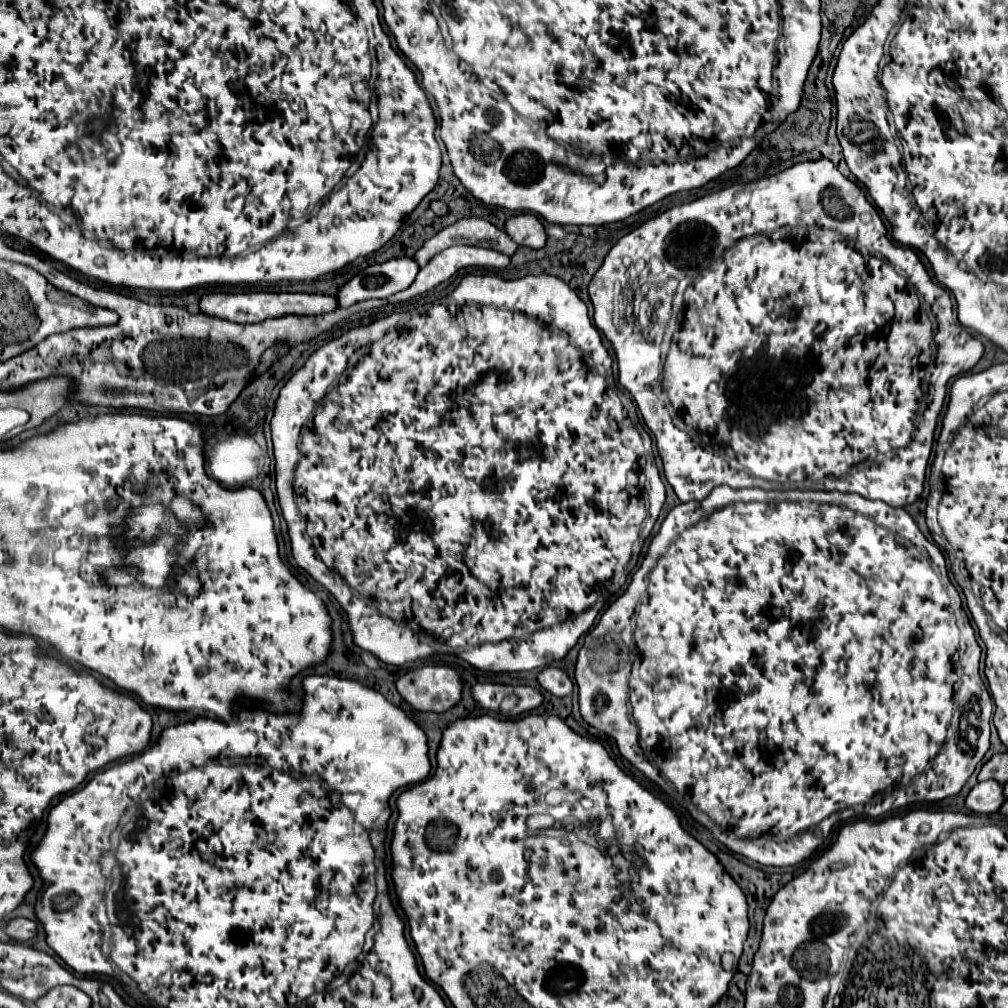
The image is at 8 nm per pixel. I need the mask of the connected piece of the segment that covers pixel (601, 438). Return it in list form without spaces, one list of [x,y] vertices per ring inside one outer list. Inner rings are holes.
[[[468,273],[459,283],[459,287],[447,295],[447,301],[431,305],[427,311],[413,311],[413,313],[393,313],[389,317],[376,318],[367,325],[353,327],[339,338],[326,342],[319,351],[315,351],[307,363],[283,385],[279,399],[275,401],[275,415],[271,419],[271,435],[273,435],[273,447],[275,447],[275,477],[277,477],[277,497],[281,505],[281,513],[289,525],[289,537],[291,537],[291,549],[293,557],[299,567],[303,567],[315,581],[319,581],[325,589],[329,589],[335,599],[339,601],[341,609],[349,615],[351,631],[355,637],[355,643],[373,655],[377,655],[387,665],[403,665],[421,657],[429,657],[433,653],[451,653],[457,655],[477,669],[483,671],[531,671],[537,667],[545,667],[553,661],[561,661],[569,649],[579,641],[583,633],[587,633],[599,611],[605,607],[609,597],[613,597],[627,579],[628,574],[638,562],[639,554],[645,540],[650,536],[666,500],[665,485],[661,483],[659,471],[655,467],[655,457],[651,451],[651,437],[645,431],[645,427],[639,423],[637,409],[635,419],[625,409],[619,391],[613,383],[613,371],[611,371],[611,357],[601,341],[601,335],[597,333],[597,327],[591,323],[587,305],[577,297],[577,293],[563,283],[561,279],[552,275],[526,275],[515,281],[505,281],[496,274]]]

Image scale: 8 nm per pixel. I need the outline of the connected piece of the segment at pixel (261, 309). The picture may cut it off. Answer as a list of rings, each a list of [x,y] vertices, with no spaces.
[[[211,293],[203,295],[199,303],[201,311],[211,317],[223,317],[233,323],[259,323],[271,317],[285,317],[285,315],[323,315],[335,311],[337,301],[333,295],[311,295],[311,293]]]

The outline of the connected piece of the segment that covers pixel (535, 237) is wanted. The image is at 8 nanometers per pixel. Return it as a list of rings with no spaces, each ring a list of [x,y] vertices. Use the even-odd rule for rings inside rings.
[[[519,213],[509,217],[505,223],[505,231],[515,243],[531,249],[543,249],[547,243],[547,233],[541,221],[531,213]]]

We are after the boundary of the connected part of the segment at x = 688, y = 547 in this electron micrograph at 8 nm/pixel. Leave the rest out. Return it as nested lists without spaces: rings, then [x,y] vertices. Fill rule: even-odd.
[[[719,487],[707,499],[703,499],[699,503],[683,503],[669,511],[657,537],[653,537],[639,571],[633,575],[627,591],[615,603],[609,605],[609,609],[601,615],[597,627],[585,635],[583,647],[579,649],[579,657],[577,657],[577,665],[575,665],[575,677],[577,677],[577,685],[579,685],[579,707],[581,707],[583,719],[587,723],[591,723],[593,727],[597,727],[599,731],[603,731],[605,735],[613,737],[617,741],[621,755],[625,759],[629,759],[631,765],[635,765],[639,771],[643,771],[645,777],[649,777],[660,787],[667,787],[667,789],[673,787],[677,793],[689,795],[691,801],[703,813],[707,813],[719,829],[733,831],[735,835],[715,835],[731,851],[735,851],[751,861],[757,861],[761,865],[789,867],[789,865],[795,865],[795,863],[807,859],[827,839],[831,827],[839,821],[861,817],[861,815],[879,817],[879,815],[885,815],[893,809],[899,809],[899,807],[905,807],[911,803],[941,801],[945,797],[957,795],[963,789],[967,779],[973,775],[975,767],[981,763],[981,759],[989,751],[989,733],[991,733],[989,725],[991,725],[991,717],[993,717],[993,699],[989,697],[985,683],[981,681],[979,657],[981,657],[981,647],[975,641],[975,635],[969,625],[969,617],[962,606],[959,593],[949,579],[946,559],[935,543],[927,541],[927,537],[919,531],[919,527],[915,525],[915,521],[911,519],[911,515],[905,509],[895,509],[883,501],[869,501],[855,493],[845,495],[839,491],[831,491],[831,493],[827,493],[827,491],[763,491],[763,489],[735,491],[729,487]],[[633,617],[637,619],[637,643],[635,643]],[[827,817],[829,817],[829,825],[817,825]]]

